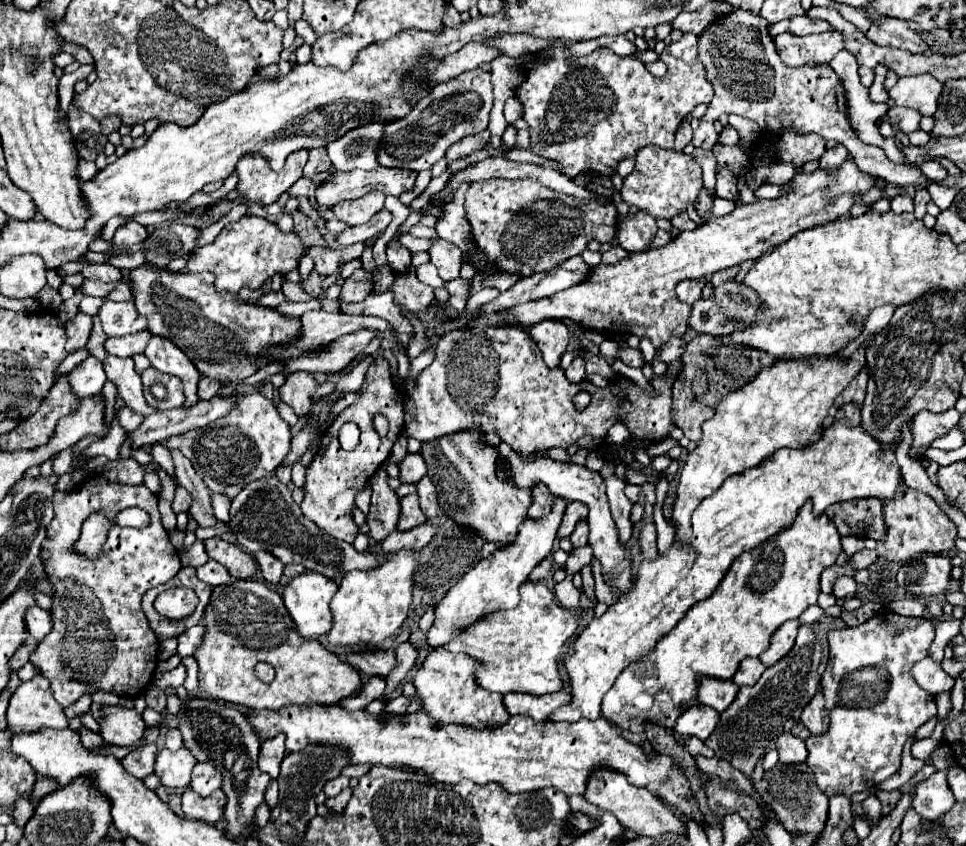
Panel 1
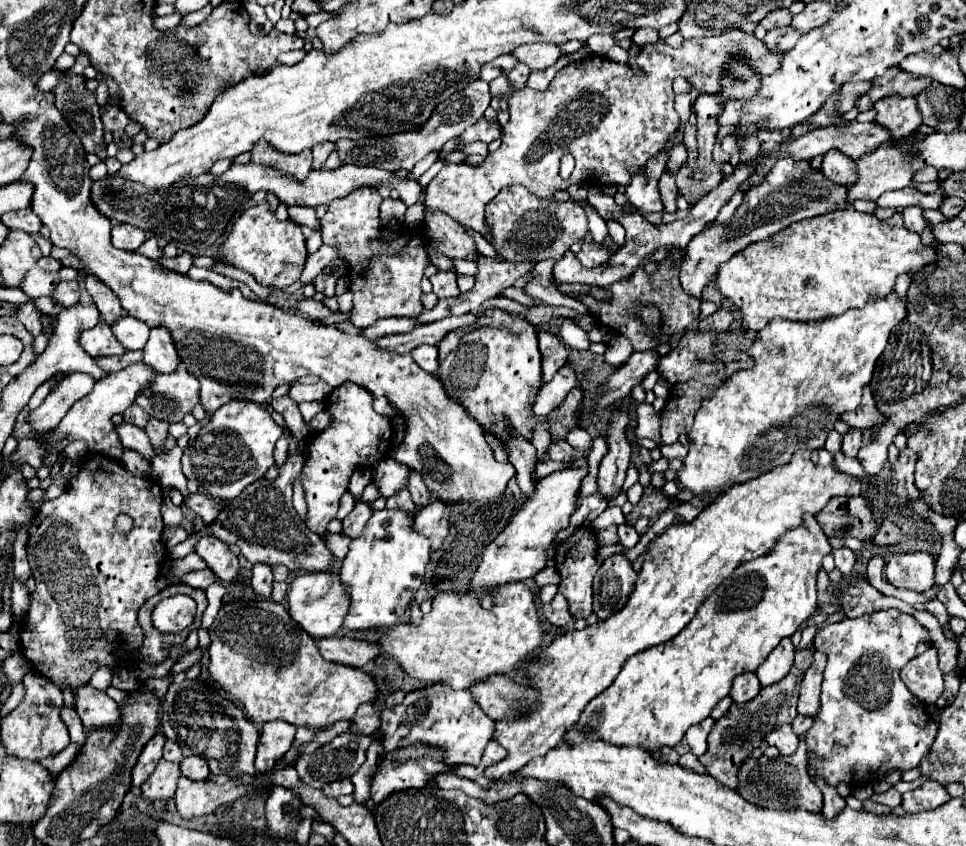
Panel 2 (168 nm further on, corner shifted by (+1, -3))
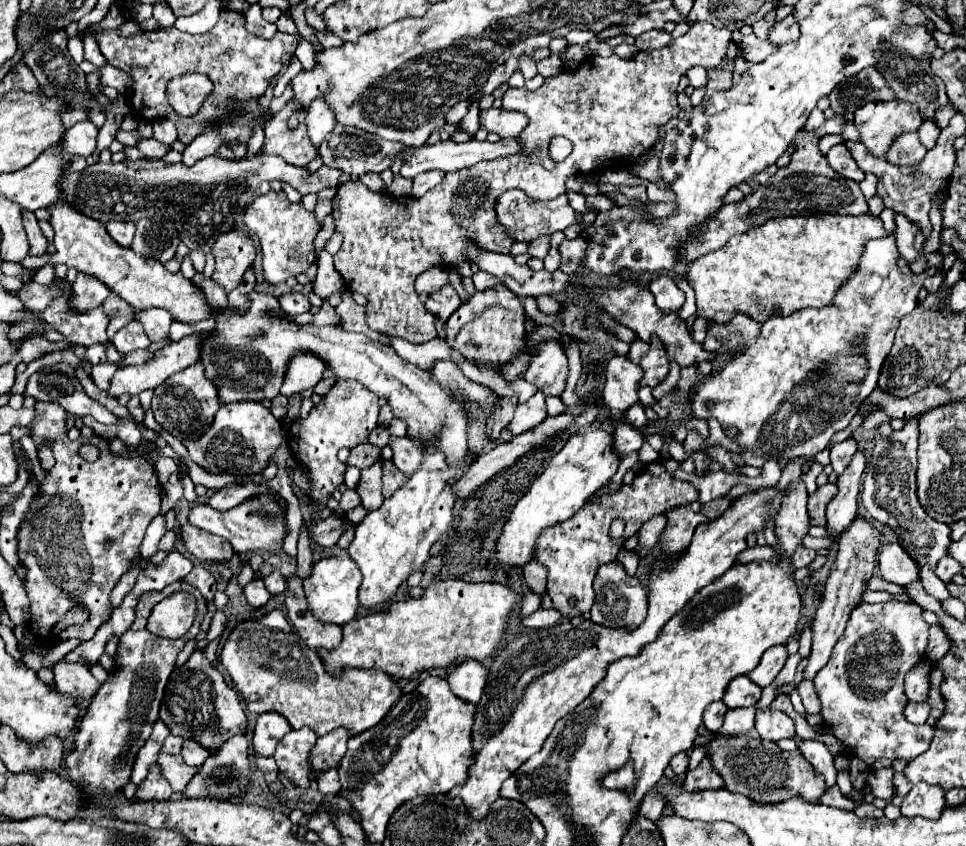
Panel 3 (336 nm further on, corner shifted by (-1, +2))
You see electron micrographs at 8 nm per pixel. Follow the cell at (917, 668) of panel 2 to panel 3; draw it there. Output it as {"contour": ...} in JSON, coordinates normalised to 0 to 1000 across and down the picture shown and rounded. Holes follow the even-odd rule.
{"contour":[[[957,778],[950,787],[944,787],[944,794],[938,797],[938,823],[944,830],[957,830],[963,816],[963,792],[967,783]]]}

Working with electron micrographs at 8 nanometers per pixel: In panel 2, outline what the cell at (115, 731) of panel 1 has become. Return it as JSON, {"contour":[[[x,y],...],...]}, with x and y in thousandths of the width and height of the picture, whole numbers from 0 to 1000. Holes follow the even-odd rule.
{"contour":[[[87,807],[77,817],[77,836],[89,862],[118,859],[124,855],[122,831],[93,807]]]}

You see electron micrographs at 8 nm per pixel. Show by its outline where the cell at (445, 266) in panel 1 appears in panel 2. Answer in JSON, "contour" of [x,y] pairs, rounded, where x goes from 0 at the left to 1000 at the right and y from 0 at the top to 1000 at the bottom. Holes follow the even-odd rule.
{"contour":[[[453,320],[447,330],[447,344],[451,346],[453,353],[464,353],[464,351],[474,351],[474,337],[472,337],[472,323],[468,320]]]}

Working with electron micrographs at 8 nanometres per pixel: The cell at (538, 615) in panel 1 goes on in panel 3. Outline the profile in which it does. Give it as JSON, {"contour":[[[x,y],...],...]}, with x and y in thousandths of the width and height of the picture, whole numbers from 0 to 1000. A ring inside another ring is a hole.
{"contour":[[[474,683],[455,686],[443,693],[435,709],[422,707],[418,712],[406,712],[398,723],[379,726],[360,735],[356,740],[354,761],[344,771],[331,768],[329,773],[337,792],[346,799],[352,799],[354,790],[362,787],[391,790],[410,801],[427,801],[439,792],[464,790],[478,783],[464,799],[466,816],[472,823],[495,832],[505,799],[505,790],[497,783],[511,778],[513,766],[526,745],[534,712],[536,700],[516,688],[489,690]]]}

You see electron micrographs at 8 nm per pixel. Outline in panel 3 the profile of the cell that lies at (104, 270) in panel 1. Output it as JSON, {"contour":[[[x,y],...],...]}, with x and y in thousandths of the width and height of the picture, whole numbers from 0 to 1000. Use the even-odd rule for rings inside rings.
{"contour":[[[114,345],[114,350],[108,355],[106,359],[108,369],[114,376],[114,385],[112,385],[112,400],[116,400],[133,378],[139,376],[139,364],[133,362],[120,345]]]}

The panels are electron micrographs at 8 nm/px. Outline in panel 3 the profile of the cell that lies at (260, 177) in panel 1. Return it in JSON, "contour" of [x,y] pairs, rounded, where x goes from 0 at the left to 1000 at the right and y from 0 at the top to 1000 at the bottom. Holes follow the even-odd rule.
{"contour":[[[300,118],[290,132],[286,132],[277,142],[277,149],[273,151],[275,165],[271,180],[292,184],[296,191],[304,196],[319,196],[319,191],[327,187],[329,177],[321,170],[317,147],[315,147],[315,135],[311,135],[311,149],[306,154],[300,154],[296,147],[298,137],[306,130],[306,125],[308,123]]]}

